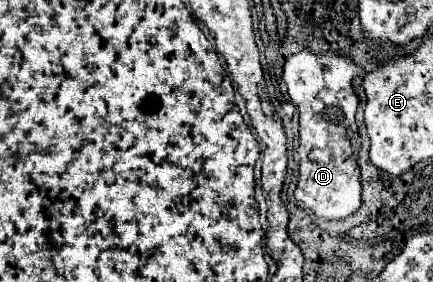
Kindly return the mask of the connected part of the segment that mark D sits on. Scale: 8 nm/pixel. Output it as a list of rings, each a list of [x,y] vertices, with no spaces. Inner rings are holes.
[[[301,50],[287,58],[283,66],[283,82],[289,88],[289,96],[299,108],[299,182],[295,188],[295,200],[309,208],[315,216],[323,220],[343,220],[351,214],[355,214],[361,208],[361,182],[359,182],[359,166],[355,156],[355,146],[349,138],[349,128],[357,130],[355,126],[355,110],[359,106],[359,98],[353,90],[351,80],[365,72],[365,76],[372,70],[363,70],[361,64],[353,62],[351,56],[341,52],[321,52],[313,54],[311,50]]]

